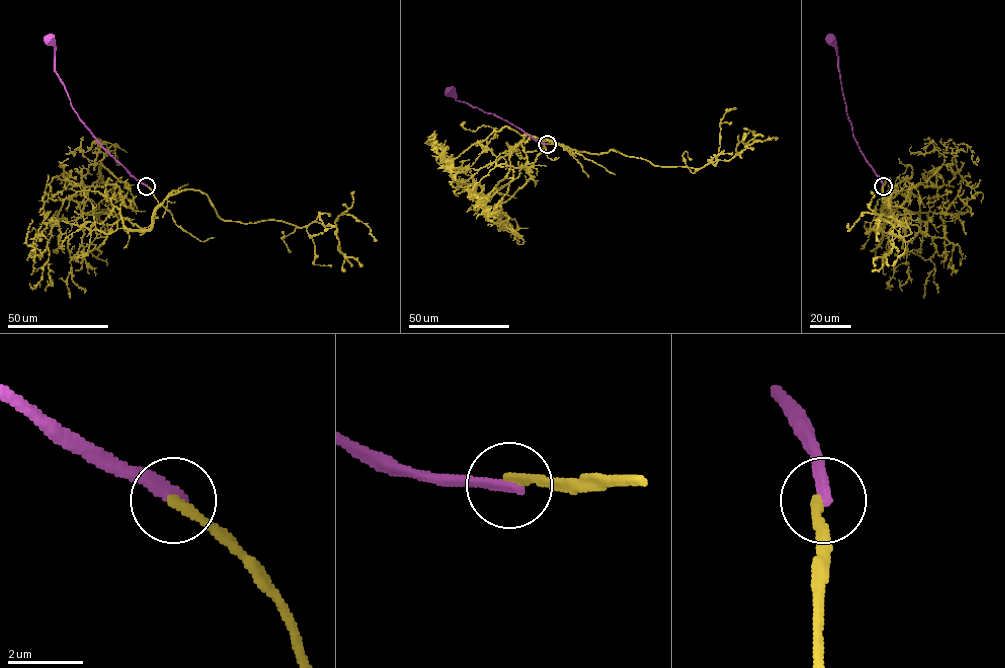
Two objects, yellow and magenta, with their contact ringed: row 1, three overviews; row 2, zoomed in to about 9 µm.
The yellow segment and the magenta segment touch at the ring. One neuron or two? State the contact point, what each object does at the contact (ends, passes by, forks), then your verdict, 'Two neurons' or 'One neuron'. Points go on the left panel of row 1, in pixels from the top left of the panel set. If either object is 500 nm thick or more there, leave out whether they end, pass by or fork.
Place: (146, 186). At the ring yellow ends. At the ring magenta ends. Two neurons

